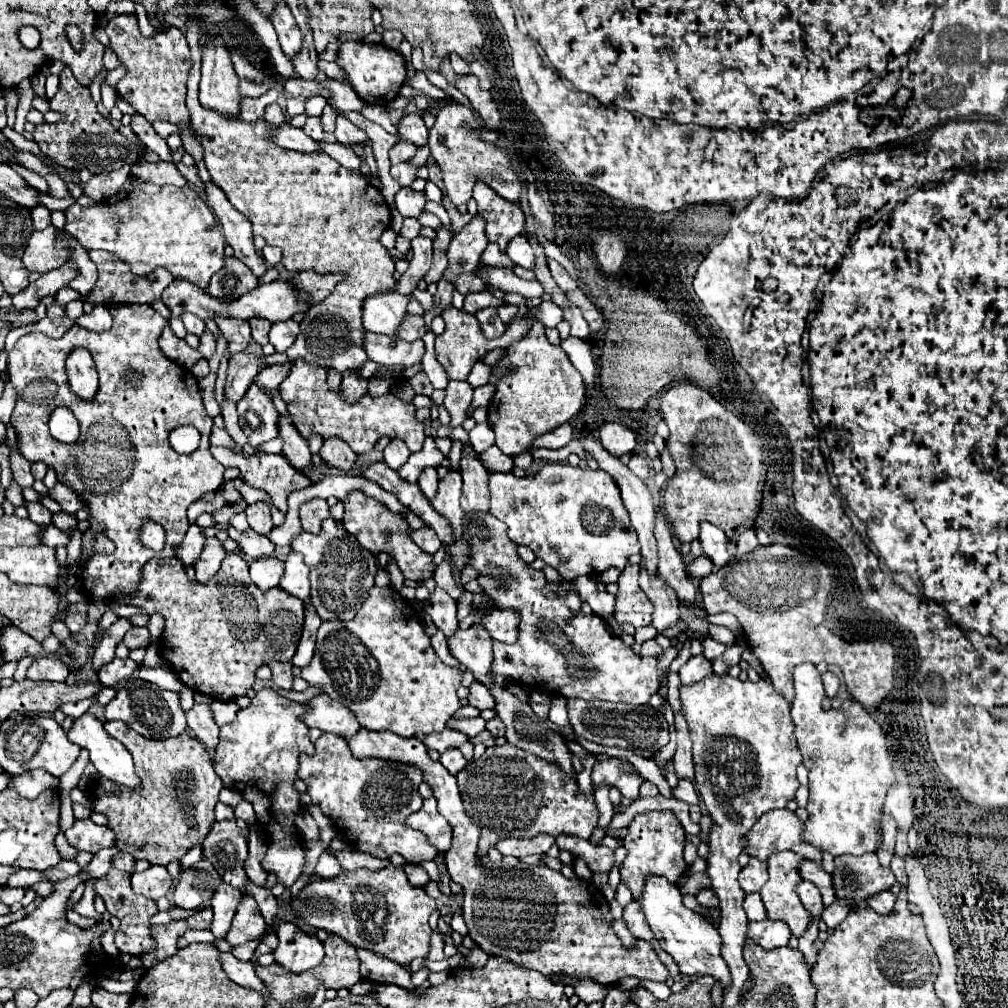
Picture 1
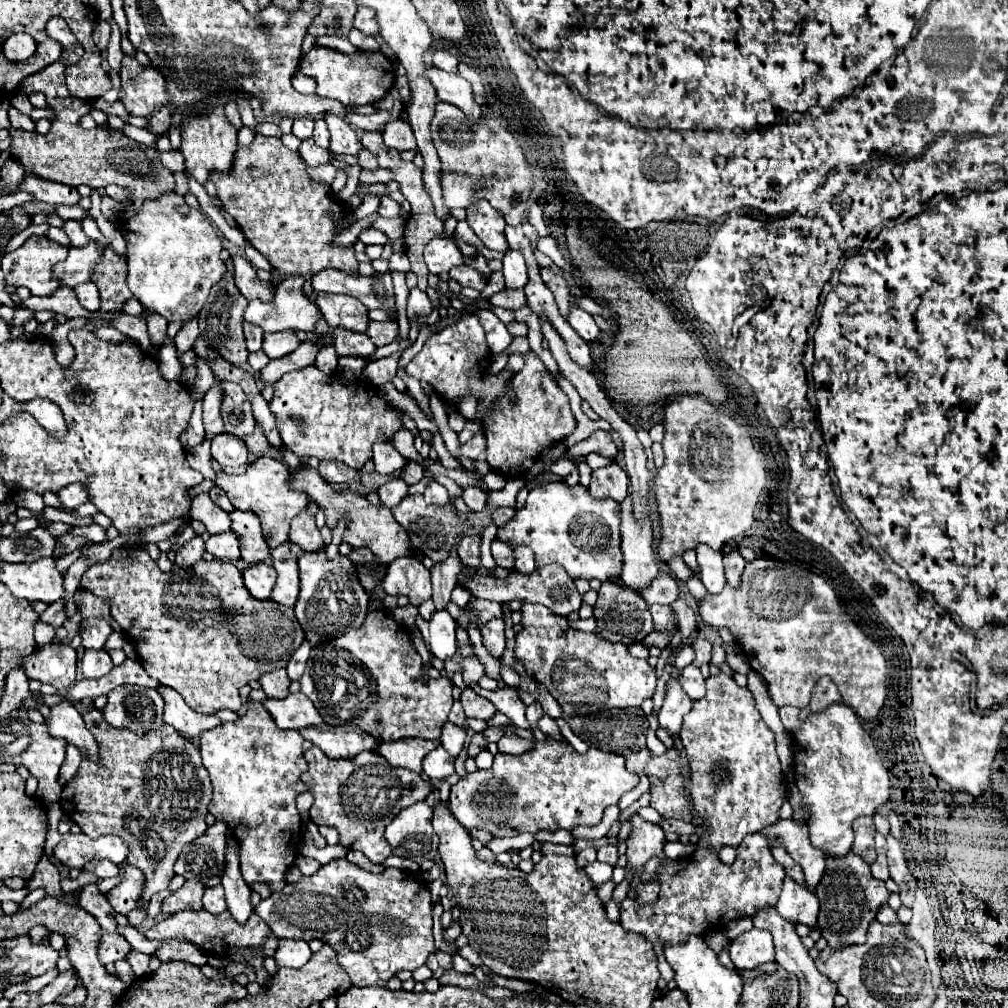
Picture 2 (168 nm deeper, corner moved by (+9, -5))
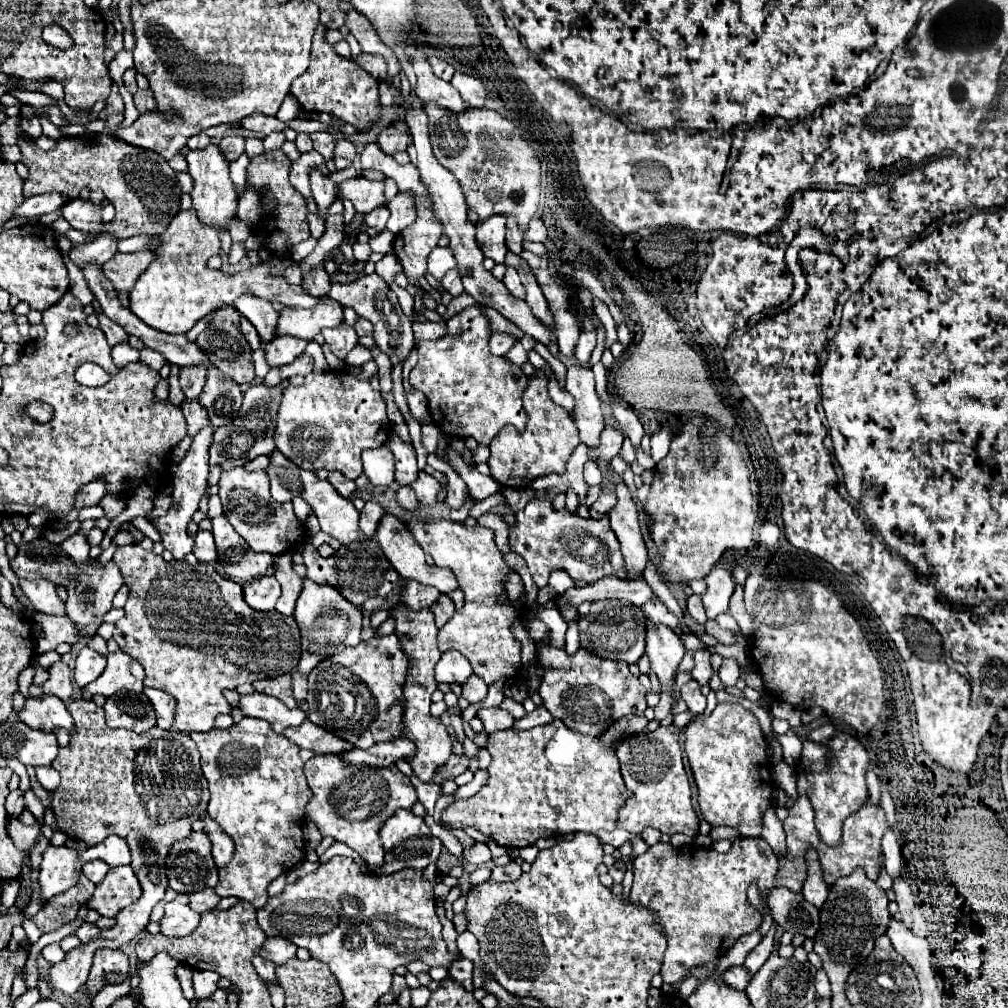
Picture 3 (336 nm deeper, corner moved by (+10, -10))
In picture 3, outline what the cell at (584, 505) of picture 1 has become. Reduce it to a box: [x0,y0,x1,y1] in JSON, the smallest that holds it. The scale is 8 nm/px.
[509,500,627,588]

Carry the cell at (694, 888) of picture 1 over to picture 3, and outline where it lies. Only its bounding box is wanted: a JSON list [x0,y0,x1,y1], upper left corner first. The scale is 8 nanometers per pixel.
[629,838,779,986]

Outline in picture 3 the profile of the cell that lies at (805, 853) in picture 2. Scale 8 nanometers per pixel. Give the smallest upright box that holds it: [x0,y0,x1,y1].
[803,848,827,908]

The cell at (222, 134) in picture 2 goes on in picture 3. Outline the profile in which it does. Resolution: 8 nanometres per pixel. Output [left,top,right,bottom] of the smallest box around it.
[187,146,237,230]

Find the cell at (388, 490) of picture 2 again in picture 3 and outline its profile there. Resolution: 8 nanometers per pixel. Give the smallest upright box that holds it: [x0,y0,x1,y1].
[359,500,385,538]

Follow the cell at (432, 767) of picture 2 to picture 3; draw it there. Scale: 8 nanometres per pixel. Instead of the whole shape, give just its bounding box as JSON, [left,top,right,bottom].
[389,604,451,782]

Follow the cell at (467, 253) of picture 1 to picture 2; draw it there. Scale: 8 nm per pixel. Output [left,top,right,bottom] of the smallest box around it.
[424,237,464,275]

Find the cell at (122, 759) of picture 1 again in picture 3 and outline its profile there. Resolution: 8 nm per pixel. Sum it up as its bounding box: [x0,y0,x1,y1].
[17,694,73,732]

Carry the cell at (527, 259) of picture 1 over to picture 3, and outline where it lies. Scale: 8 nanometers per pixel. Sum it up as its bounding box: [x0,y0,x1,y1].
[503,266,525,298]

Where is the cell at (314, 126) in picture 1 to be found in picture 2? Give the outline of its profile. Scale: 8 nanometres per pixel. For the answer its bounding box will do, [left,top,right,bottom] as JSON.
[298,137,330,167]

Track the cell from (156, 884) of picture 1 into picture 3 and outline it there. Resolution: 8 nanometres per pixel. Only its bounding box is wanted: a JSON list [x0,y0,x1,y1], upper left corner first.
[83,866,141,918]

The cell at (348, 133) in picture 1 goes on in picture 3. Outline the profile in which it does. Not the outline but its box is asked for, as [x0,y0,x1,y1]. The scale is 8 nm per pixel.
[335,138,355,160]

